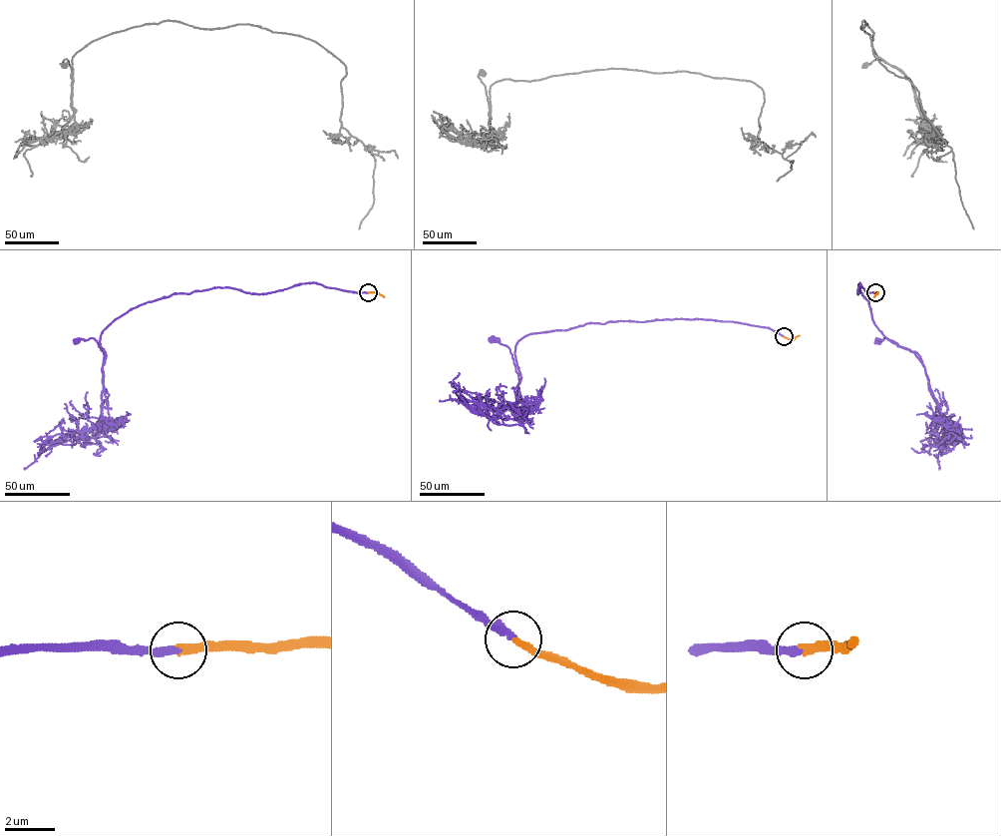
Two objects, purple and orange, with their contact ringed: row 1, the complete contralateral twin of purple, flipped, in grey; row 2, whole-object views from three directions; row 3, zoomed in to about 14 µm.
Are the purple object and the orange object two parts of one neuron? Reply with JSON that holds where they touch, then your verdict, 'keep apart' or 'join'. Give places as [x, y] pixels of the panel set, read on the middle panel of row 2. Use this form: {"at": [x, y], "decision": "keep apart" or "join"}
{"at": [784, 336], "decision": "join"}

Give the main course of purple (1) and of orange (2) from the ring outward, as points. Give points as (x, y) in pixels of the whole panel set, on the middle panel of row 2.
1: (784, 336), (764, 327), (698, 318), (588, 323), (520, 339), (514, 352), (517, 384), (509, 349), (492, 339)
2: (784, 336), (793, 339), (800, 335)

